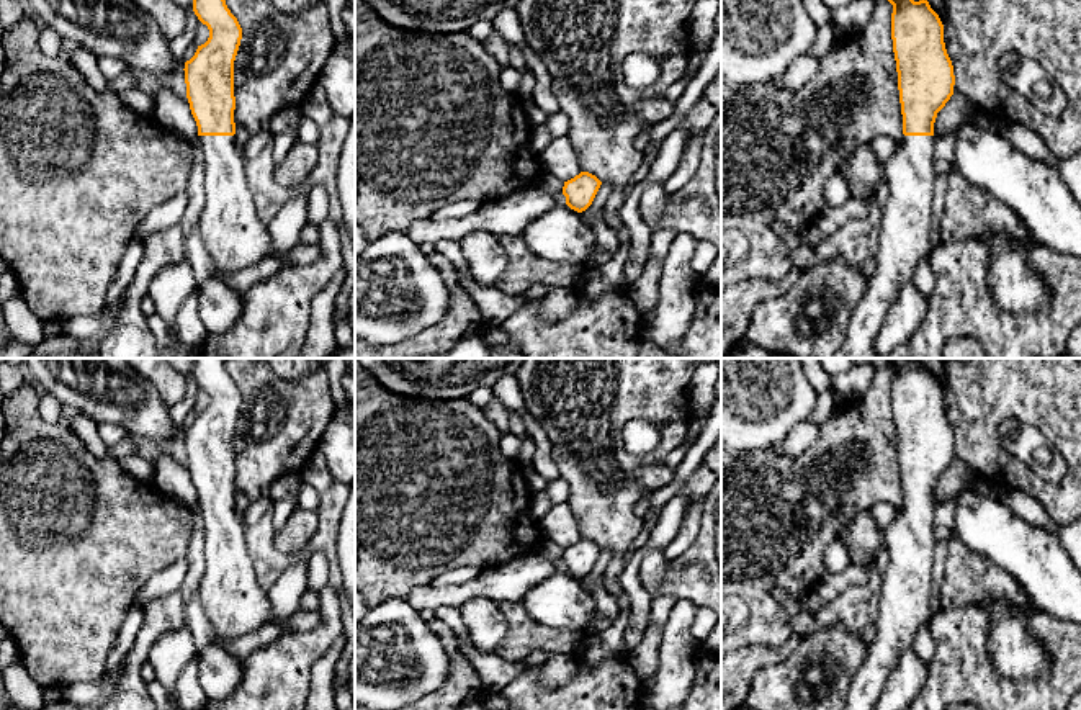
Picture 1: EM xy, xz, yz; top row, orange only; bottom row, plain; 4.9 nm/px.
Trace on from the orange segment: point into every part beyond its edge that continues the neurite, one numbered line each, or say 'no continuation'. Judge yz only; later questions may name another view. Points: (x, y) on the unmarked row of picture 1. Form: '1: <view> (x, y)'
1: yz (905, 609)

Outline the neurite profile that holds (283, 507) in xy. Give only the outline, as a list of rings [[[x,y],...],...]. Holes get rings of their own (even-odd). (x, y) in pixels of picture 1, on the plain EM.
[[[285,496],[283,499],[275,501],[273,506],[273,528],[278,530],[291,517],[296,509],[296,497]]]

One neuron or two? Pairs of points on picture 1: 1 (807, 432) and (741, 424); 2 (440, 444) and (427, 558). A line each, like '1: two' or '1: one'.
1: two
2: one

